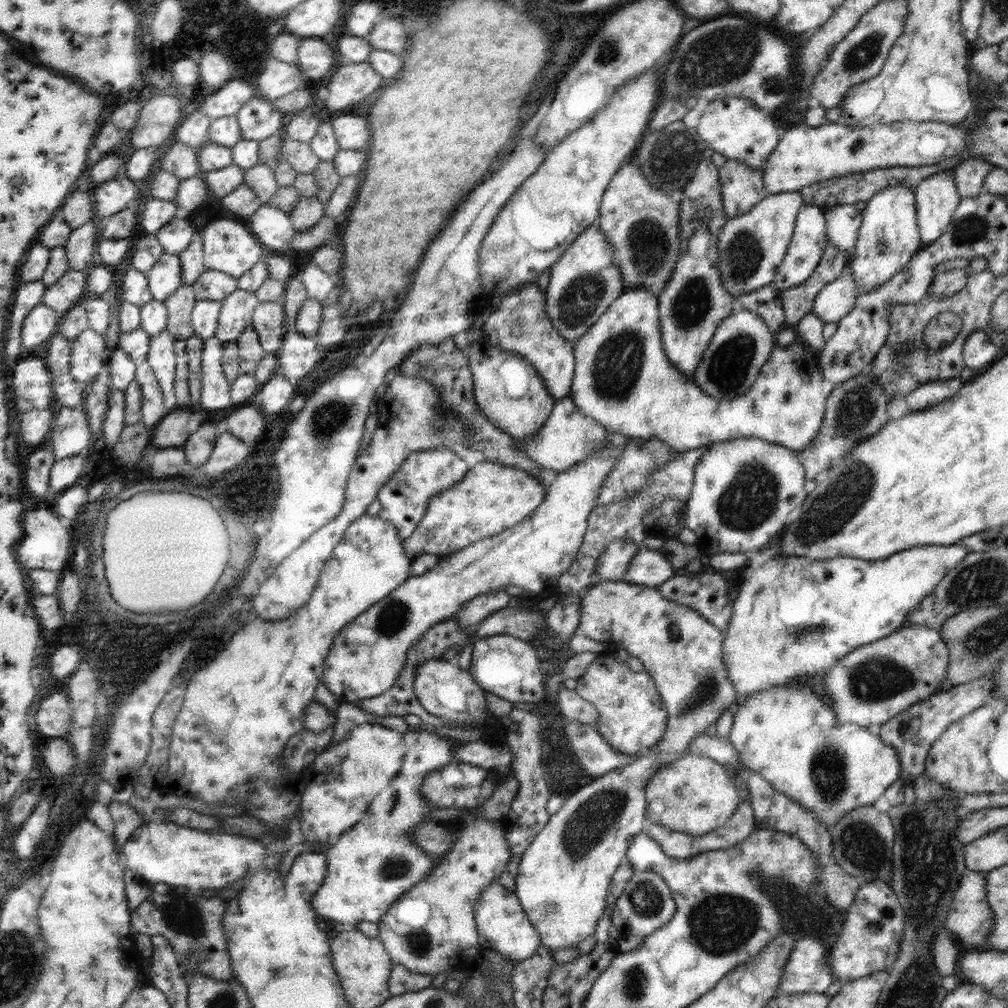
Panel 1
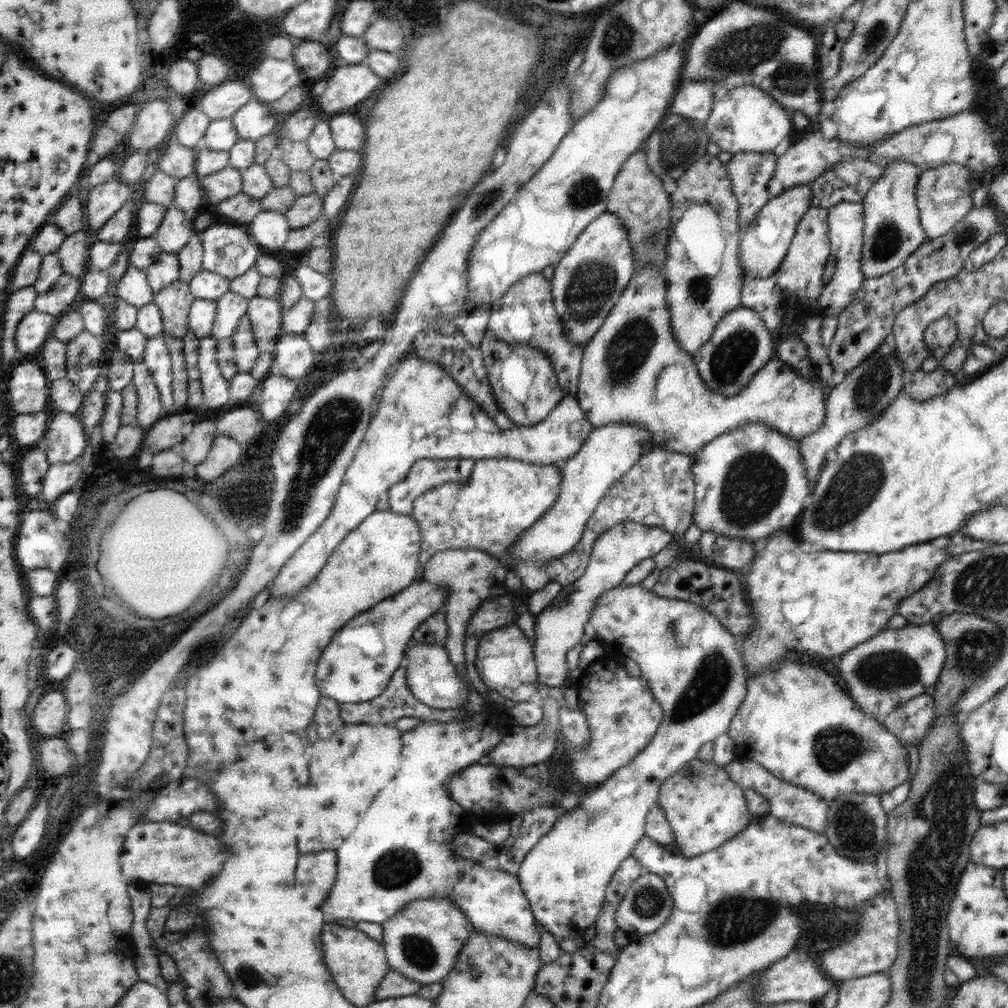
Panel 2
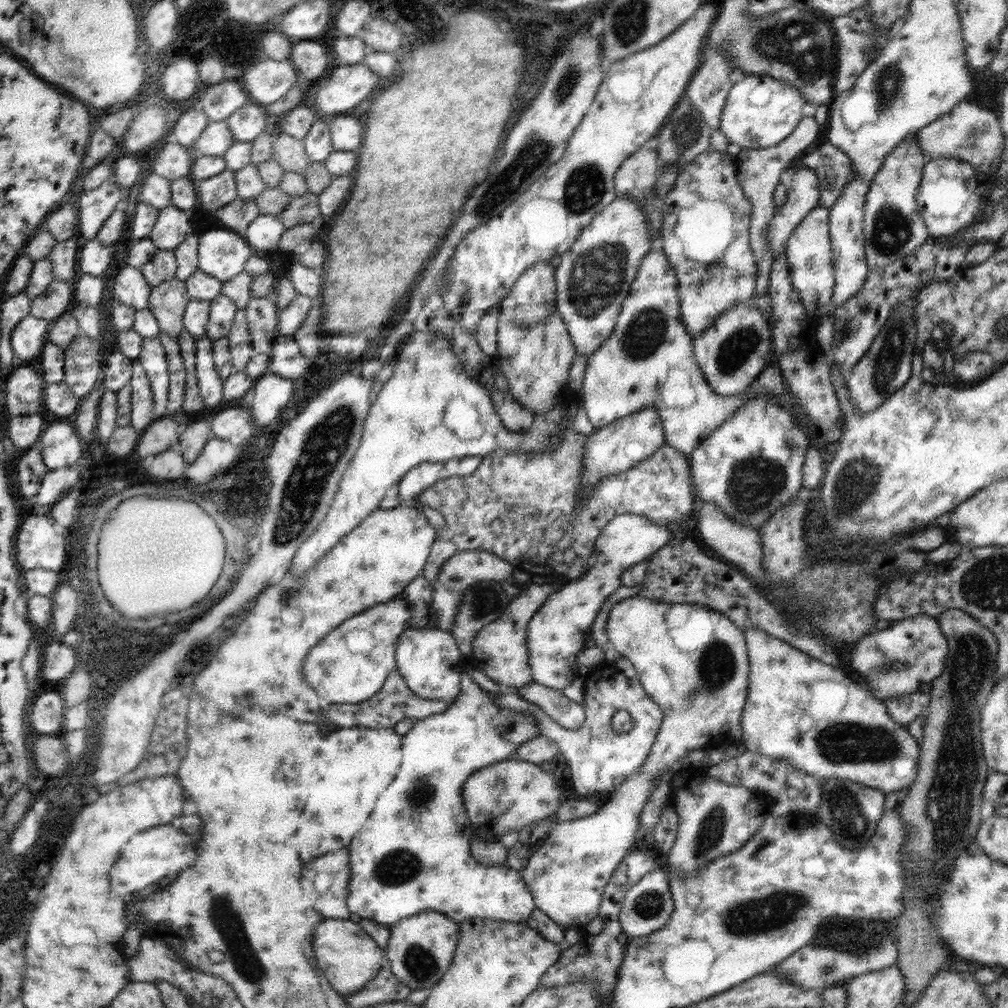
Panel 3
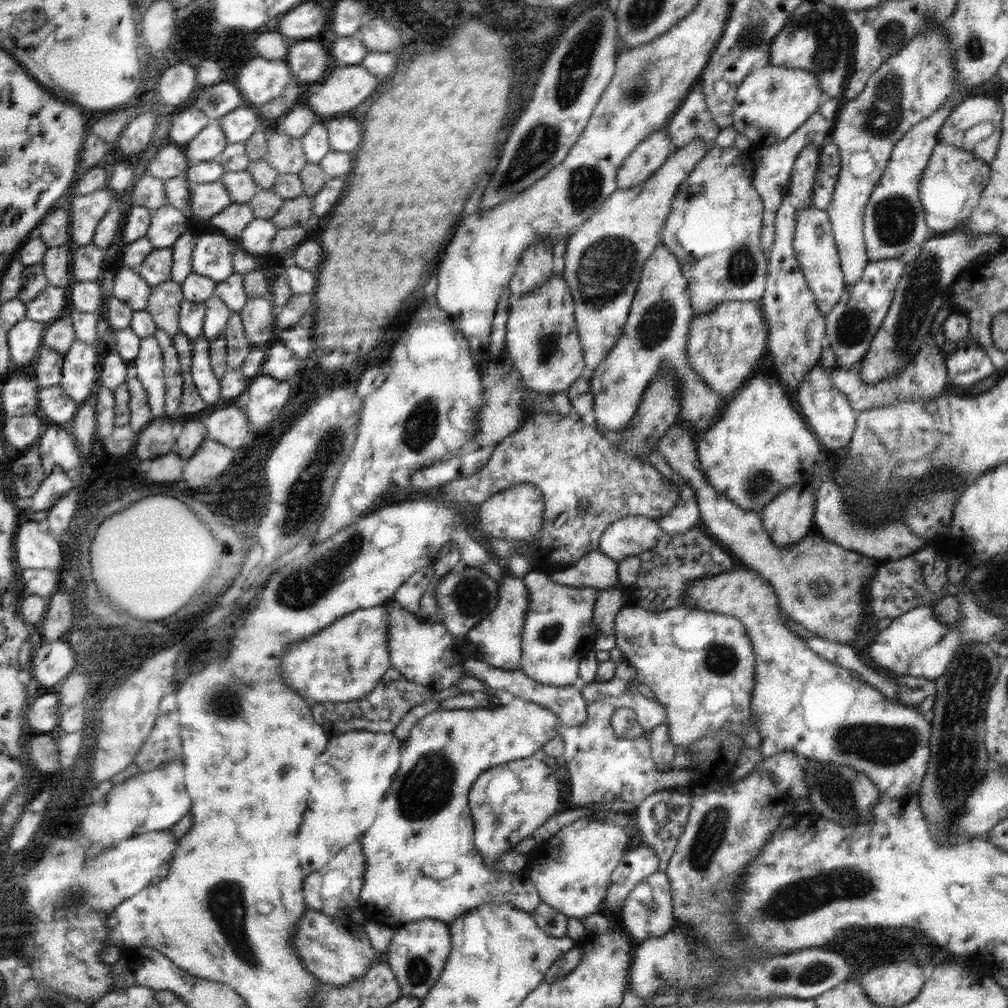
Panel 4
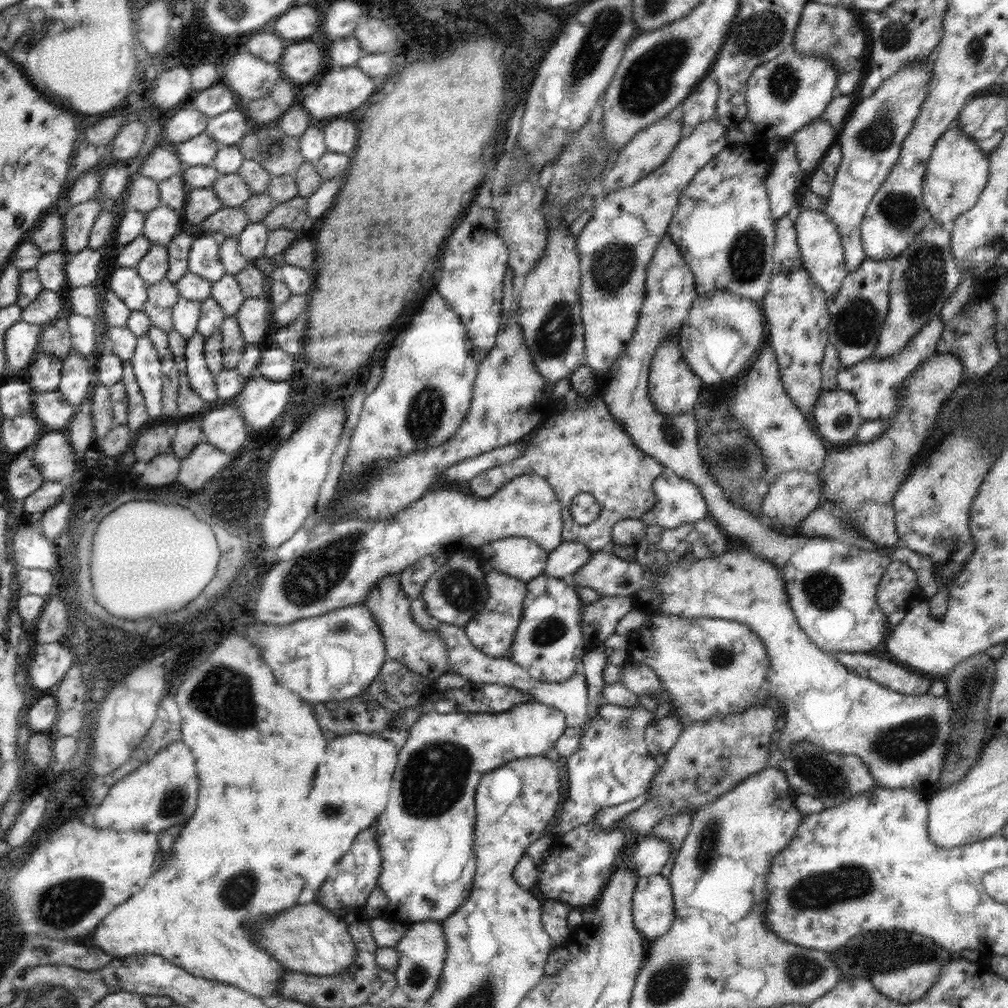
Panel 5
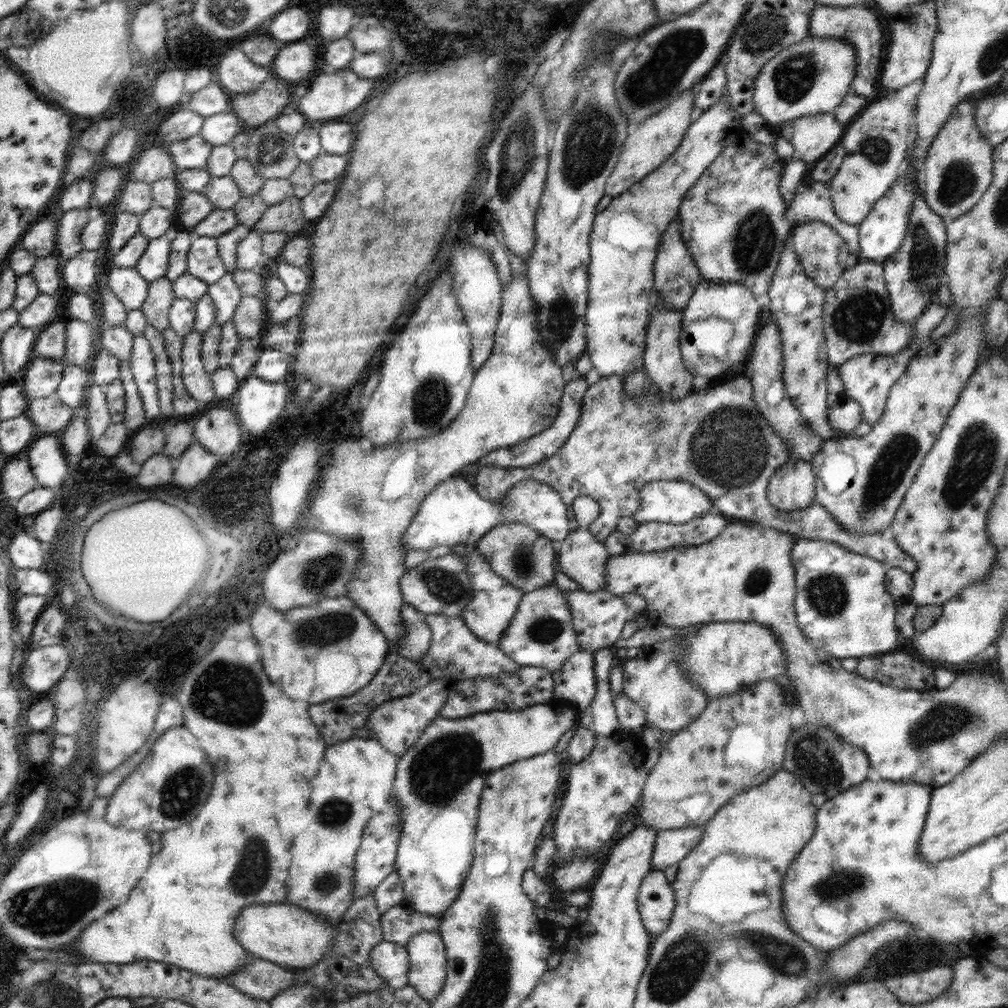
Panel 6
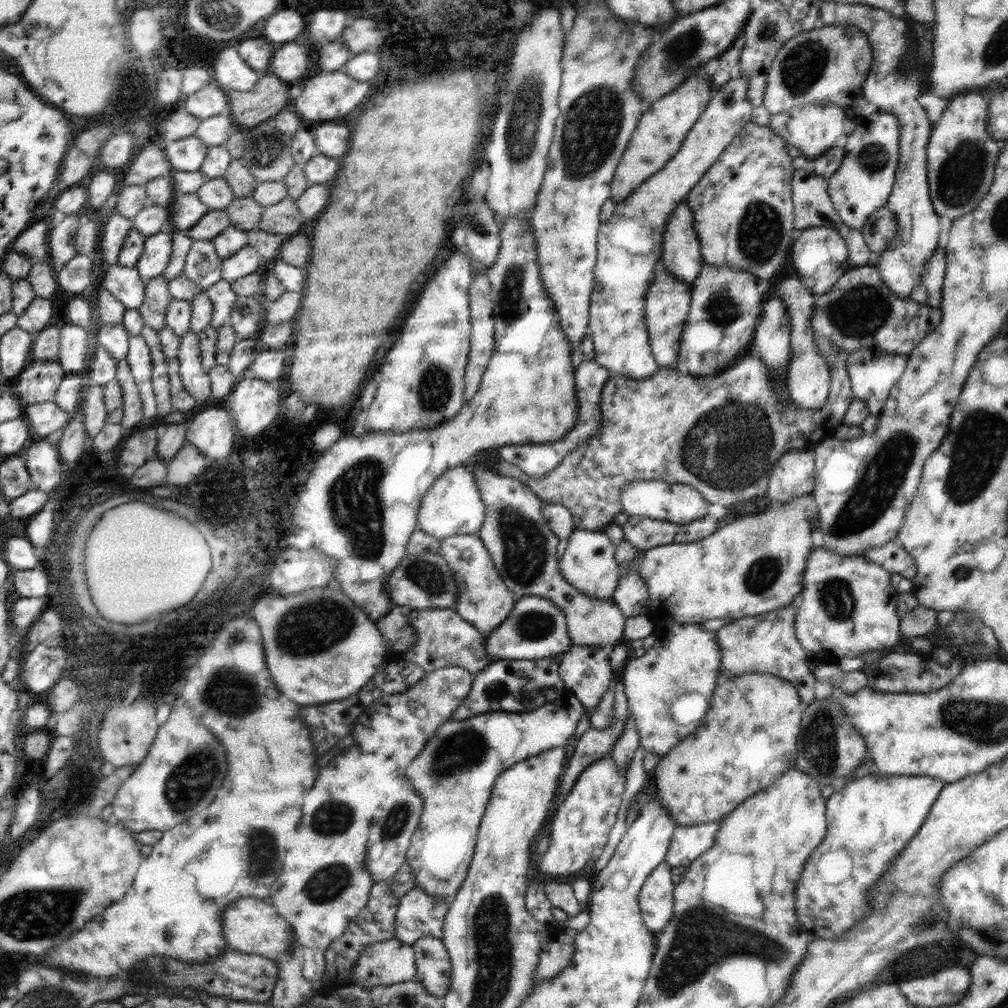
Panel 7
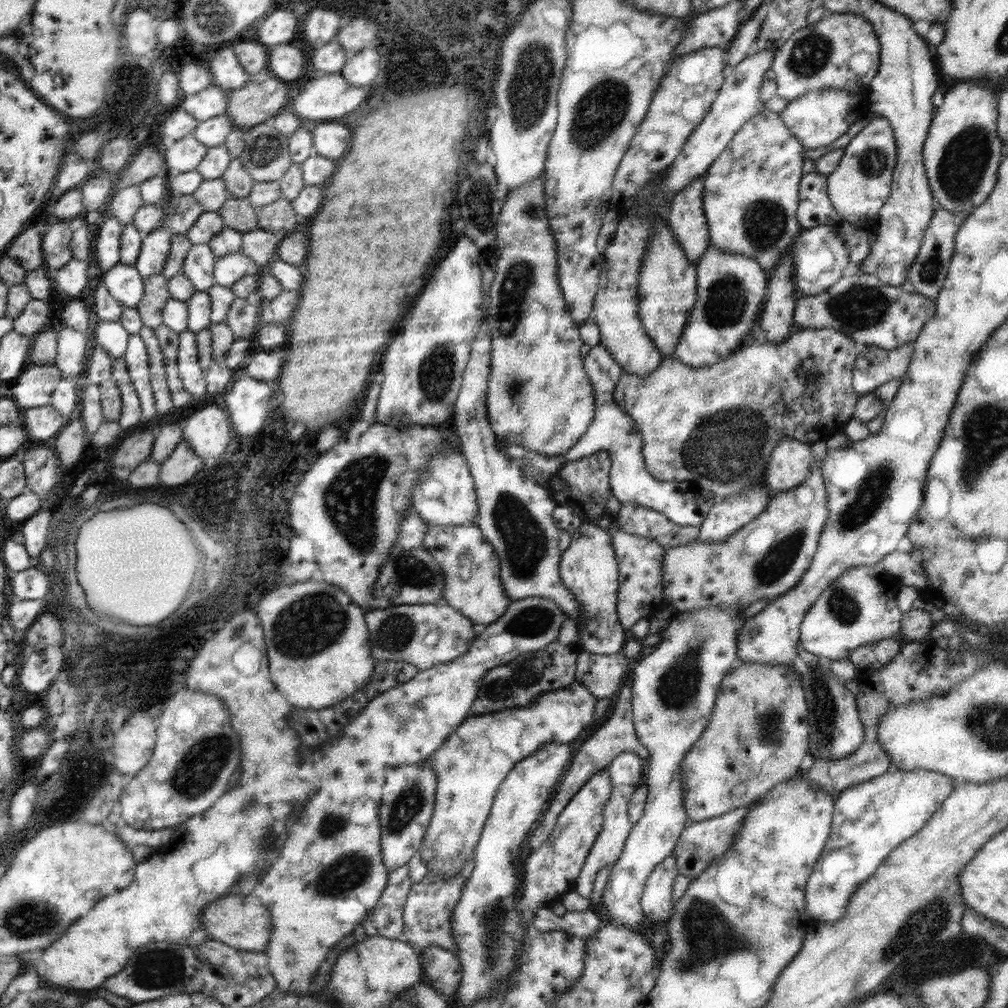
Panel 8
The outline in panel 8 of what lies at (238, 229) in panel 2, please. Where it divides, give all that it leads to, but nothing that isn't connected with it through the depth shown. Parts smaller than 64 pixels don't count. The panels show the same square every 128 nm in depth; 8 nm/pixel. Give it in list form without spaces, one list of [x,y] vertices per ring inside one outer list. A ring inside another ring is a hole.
[[[193,244],[185,256],[182,273],[192,281],[197,291],[208,292],[214,282],[214,265],[217,256],[208,244]]]

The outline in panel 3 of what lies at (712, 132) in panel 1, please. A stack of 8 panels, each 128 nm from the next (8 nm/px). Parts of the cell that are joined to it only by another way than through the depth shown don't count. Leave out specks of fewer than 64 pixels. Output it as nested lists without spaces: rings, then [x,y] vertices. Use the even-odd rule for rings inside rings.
[[[743,74],[736,78],[734,87],[727,94],[718,130],[726,135],[730,144],[737,144],[742,149],[770,148],[794,132],[807,105],[809,101],[803,93],[780,78]]]

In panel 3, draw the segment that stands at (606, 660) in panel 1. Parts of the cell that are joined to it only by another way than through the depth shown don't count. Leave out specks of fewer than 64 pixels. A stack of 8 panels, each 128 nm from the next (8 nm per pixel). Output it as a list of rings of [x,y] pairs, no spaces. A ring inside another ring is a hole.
[[[605,661],[598,666],[590,667],[590,674],[583,679],[586,686],[585,699],[582,703],[585,712],[584,723],[576,730],[568,730],[552,726],[550,718],[535,705],[530,705],[516,692],[505,691],[489,698],[495,706],[515,712],[529,712],[535,716],[542,736],[553,740],[562,752],[568,768],[572,786],[580,796],[598,799],[616,792],[616,788],[634,776],[640,766],[646,762],[656,734],[663,721],[660,707],[648,697],[637,677],[628,678],[618,671],[614,665]],[[627,710],[634,723],[628,732],[616,733],[612,730],[611,719],[616,711]]]

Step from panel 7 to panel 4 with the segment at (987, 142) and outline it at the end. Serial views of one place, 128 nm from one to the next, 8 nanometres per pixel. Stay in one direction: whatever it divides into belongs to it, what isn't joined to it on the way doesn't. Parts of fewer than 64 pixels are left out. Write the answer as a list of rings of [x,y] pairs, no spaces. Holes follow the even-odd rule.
[[[939,143],[922,172],[919,197],[925,211],[926,224],[935,234],[956,230],[965,224],[978,206],[982,190],[988,184],[991,168],[970,151]]]

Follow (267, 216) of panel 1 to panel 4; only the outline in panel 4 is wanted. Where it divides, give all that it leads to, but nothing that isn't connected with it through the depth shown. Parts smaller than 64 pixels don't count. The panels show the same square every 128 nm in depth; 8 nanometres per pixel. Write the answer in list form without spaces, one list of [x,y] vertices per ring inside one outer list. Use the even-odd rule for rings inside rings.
[[[255,218],[246,225],[242,235],[236,240],[237,245],[254,256],[268,252],[277,230],[270,219]]]

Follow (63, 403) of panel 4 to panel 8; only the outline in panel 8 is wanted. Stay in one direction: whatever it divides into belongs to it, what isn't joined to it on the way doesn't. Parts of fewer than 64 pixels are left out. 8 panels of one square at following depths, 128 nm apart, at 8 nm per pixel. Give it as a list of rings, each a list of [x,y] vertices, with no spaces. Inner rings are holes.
[[[48,405],[23,410],[20,422],[29,438],[32,436],[34,440],[48,440],[52,436],[58,436],[68,420],[52,405]]]

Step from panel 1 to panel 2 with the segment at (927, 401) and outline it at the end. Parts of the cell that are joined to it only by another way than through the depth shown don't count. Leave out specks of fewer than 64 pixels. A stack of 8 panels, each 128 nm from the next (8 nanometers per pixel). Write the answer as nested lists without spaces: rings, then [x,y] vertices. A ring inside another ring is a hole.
[[[938,367],[931,372],[924,372],[922,368],[916,369],[906,376],[901,392],[914,399],[928,400],[950,390],[956,383],[953,375],[944,367]]]

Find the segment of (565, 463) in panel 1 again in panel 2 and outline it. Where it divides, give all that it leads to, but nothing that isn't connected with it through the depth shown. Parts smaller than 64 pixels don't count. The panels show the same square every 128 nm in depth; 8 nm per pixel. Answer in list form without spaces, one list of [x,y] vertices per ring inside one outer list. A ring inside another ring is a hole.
[[[416,353],[407,356],[400,362],[400,368],[386,379],[378,409],[371,416],[364,440],[344,473],[332,511],[284,564],[268,590],[270,598],[289,598],[309,586],[340,542],[376,511],[380,498],[408,474],[416,460],[467,458],[476,461],[508,457],[527,463],[558,465],[574,456],[592,431],[593,426],[586,420],[578,399],[569,395],[538,424],[508,431],[500,429],[440,363],[420,359]],[[572,424],[580,424],[576,436],[570,434]]]

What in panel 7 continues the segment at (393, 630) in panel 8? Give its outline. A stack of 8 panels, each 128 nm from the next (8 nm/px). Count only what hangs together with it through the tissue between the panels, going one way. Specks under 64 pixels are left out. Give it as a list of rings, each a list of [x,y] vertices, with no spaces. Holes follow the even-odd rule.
[[[454,608],[413,609],[408,615],[408,625],[413,629],[415,641],[410,649],[398,656],[414,662],[427,673],[444,666],[461,666],[469,673],[476,674],[493,662],[484,650],[485,636],[463,620]]]

